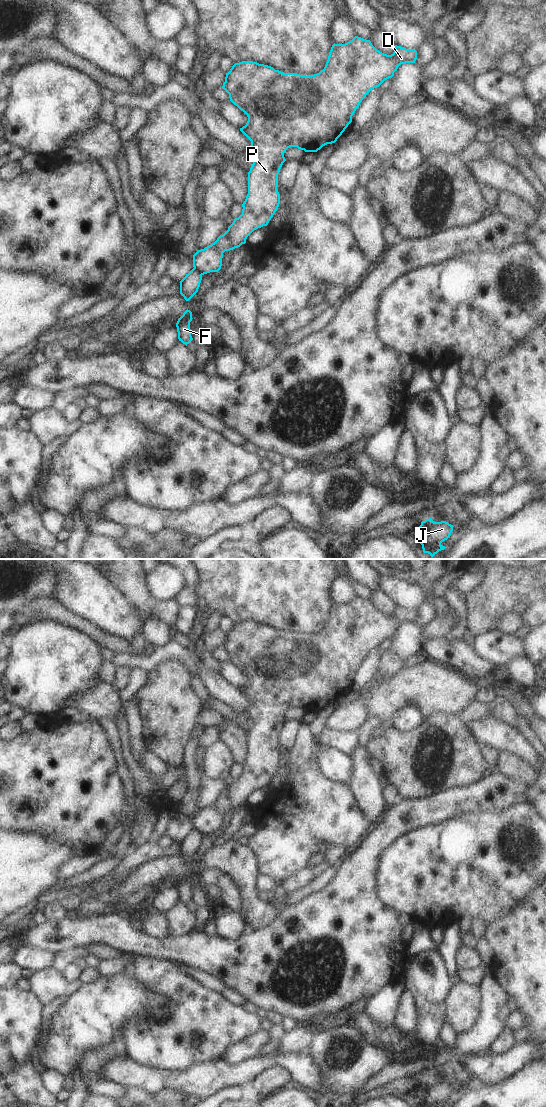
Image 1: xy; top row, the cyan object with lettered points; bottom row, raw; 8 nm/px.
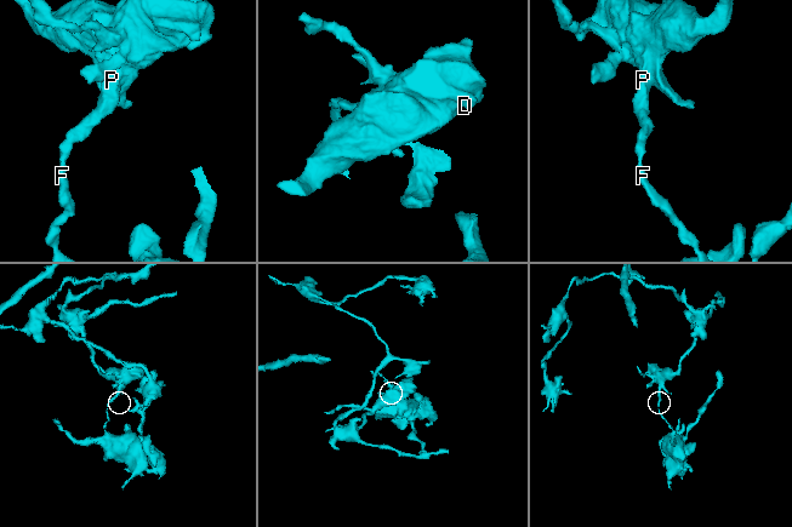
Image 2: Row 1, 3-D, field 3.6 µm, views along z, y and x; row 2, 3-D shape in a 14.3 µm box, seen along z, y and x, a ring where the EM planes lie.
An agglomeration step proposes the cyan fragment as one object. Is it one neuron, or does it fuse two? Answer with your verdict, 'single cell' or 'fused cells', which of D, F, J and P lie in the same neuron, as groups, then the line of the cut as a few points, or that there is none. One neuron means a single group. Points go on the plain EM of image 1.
fused cells; groups D P / F J; cut xy (194, 827), (202, 834)

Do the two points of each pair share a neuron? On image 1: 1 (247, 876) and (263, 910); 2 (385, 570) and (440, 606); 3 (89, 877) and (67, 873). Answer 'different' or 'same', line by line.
1: same
2: same
3: different

